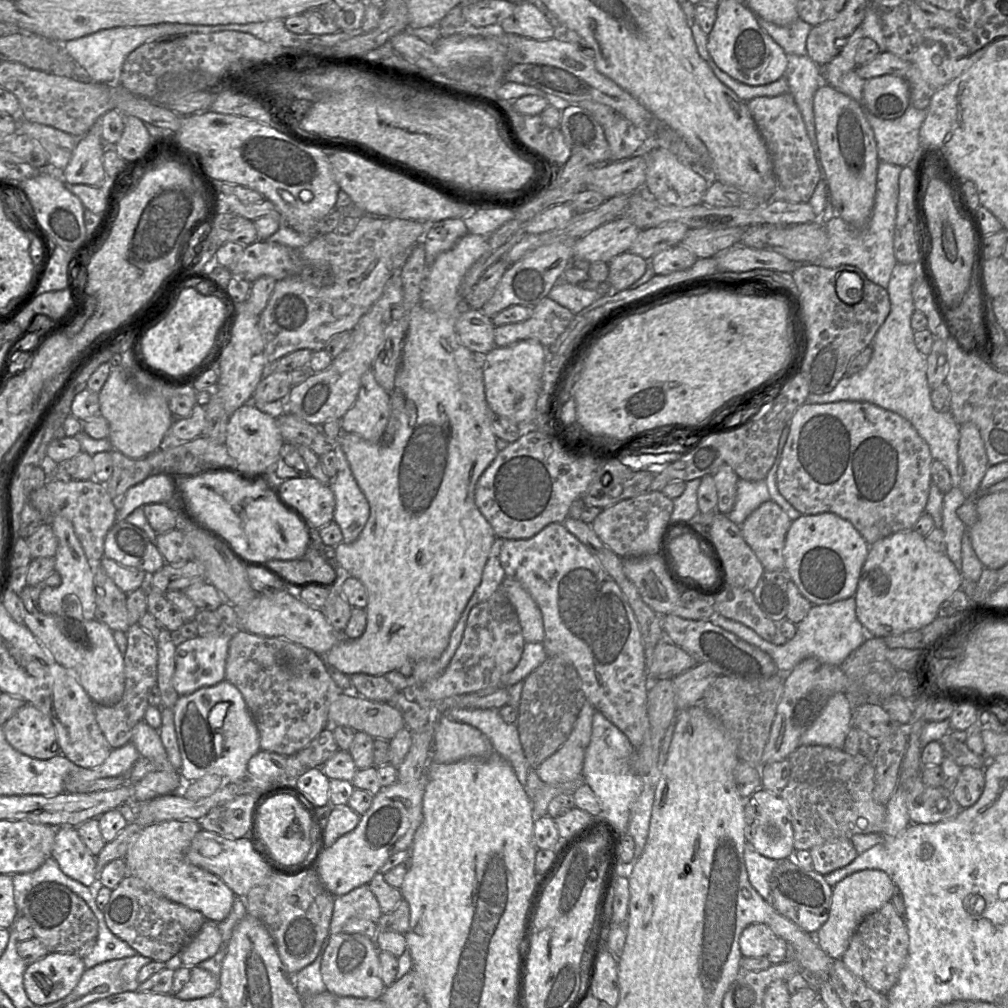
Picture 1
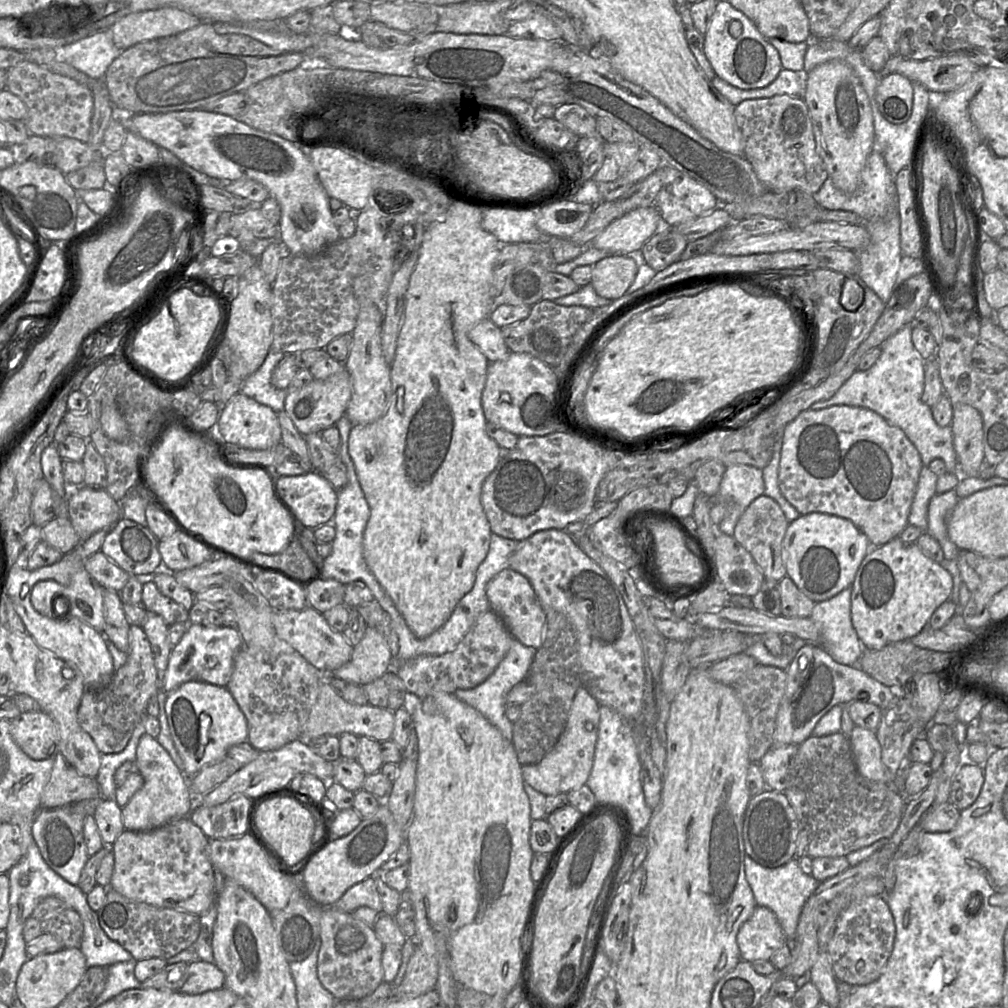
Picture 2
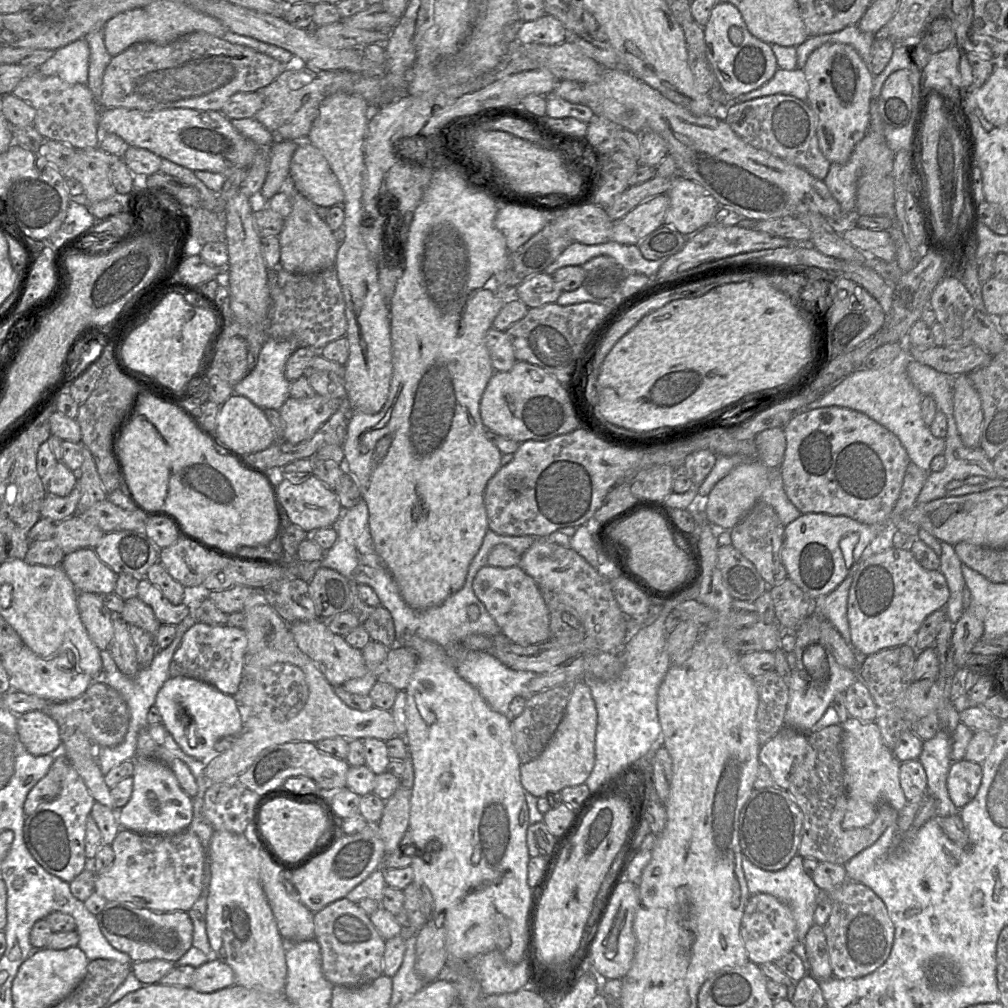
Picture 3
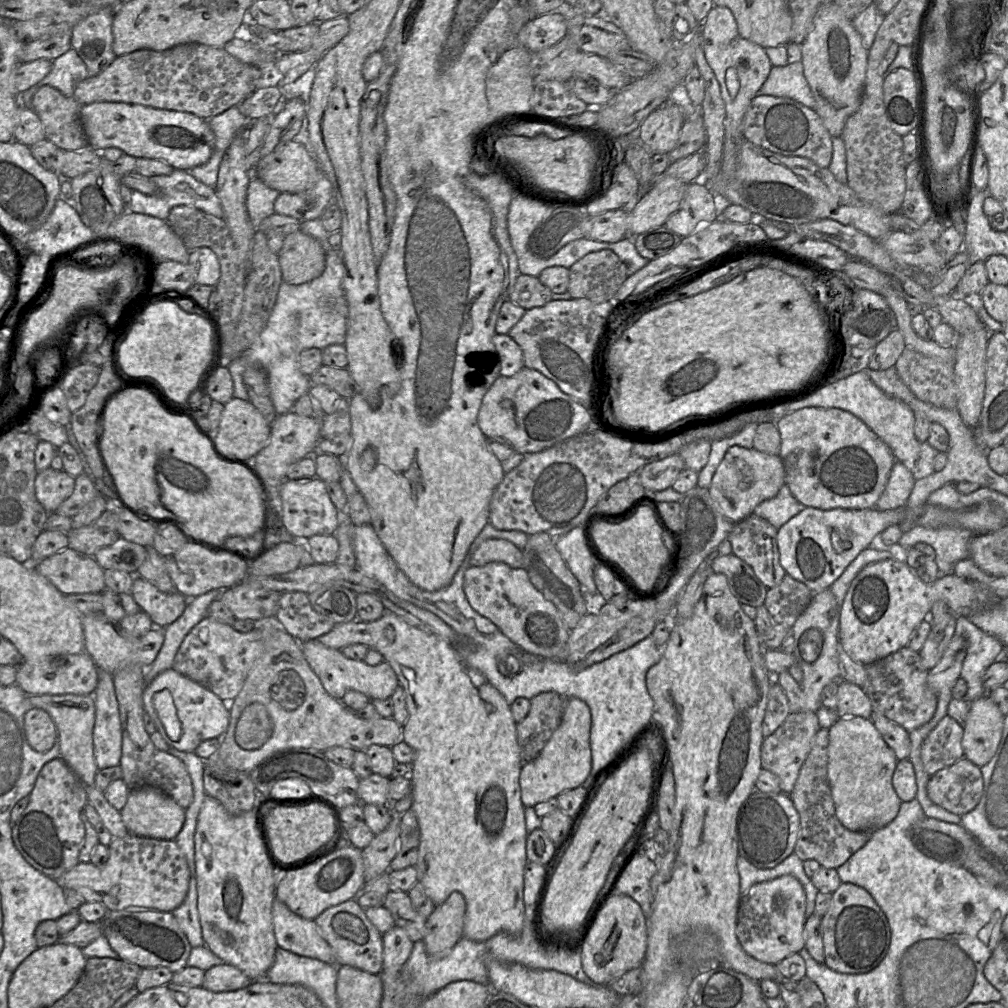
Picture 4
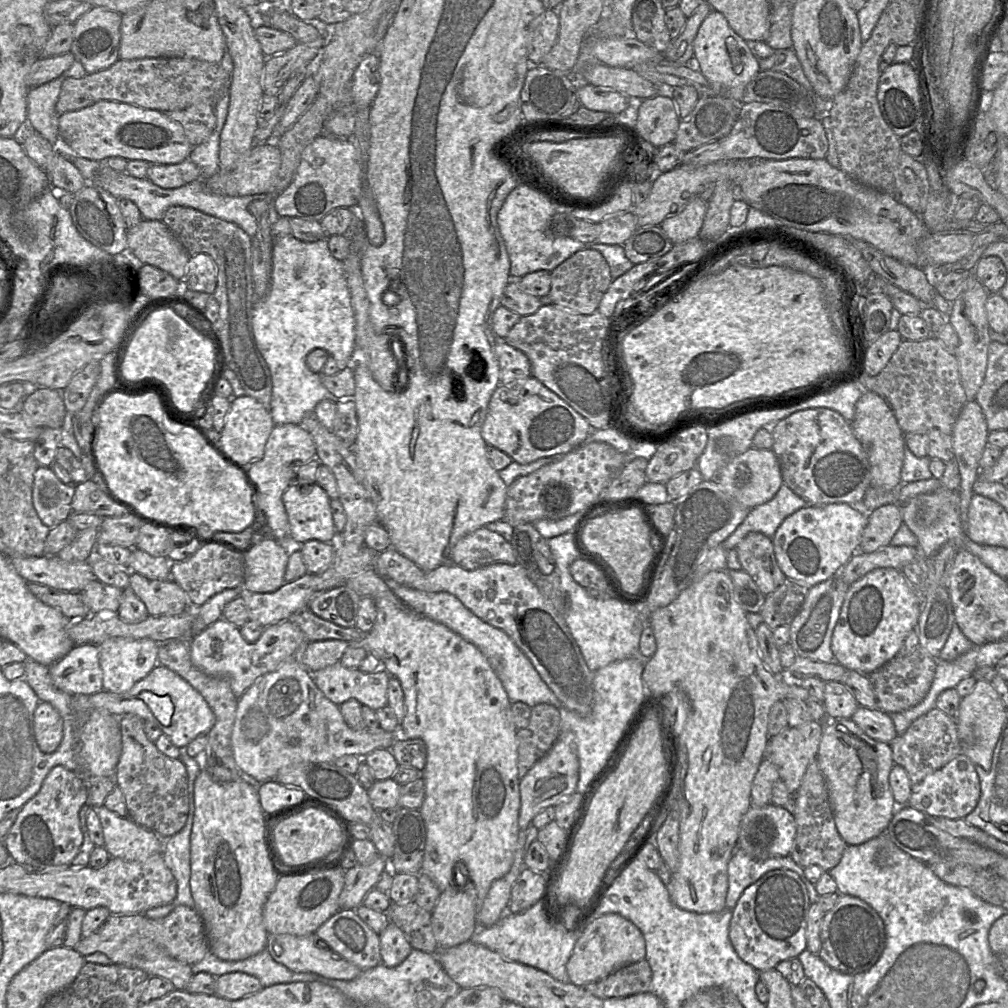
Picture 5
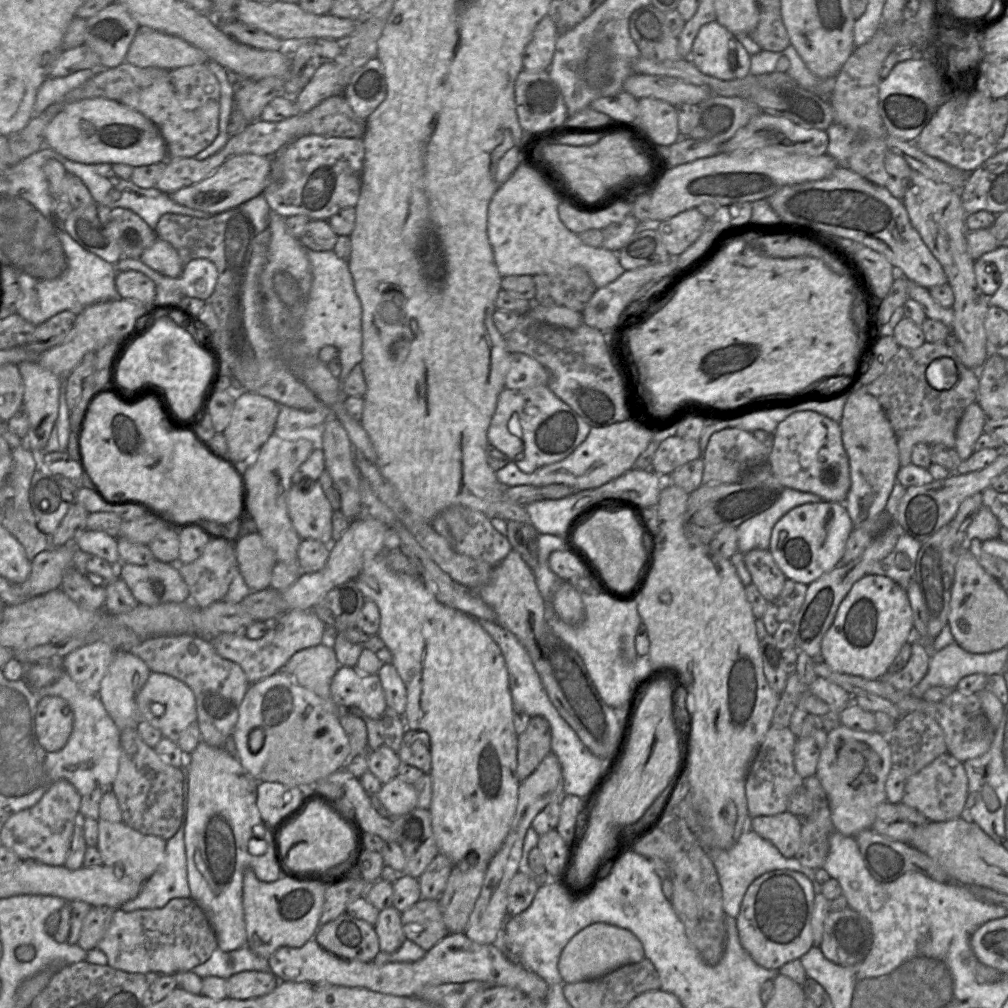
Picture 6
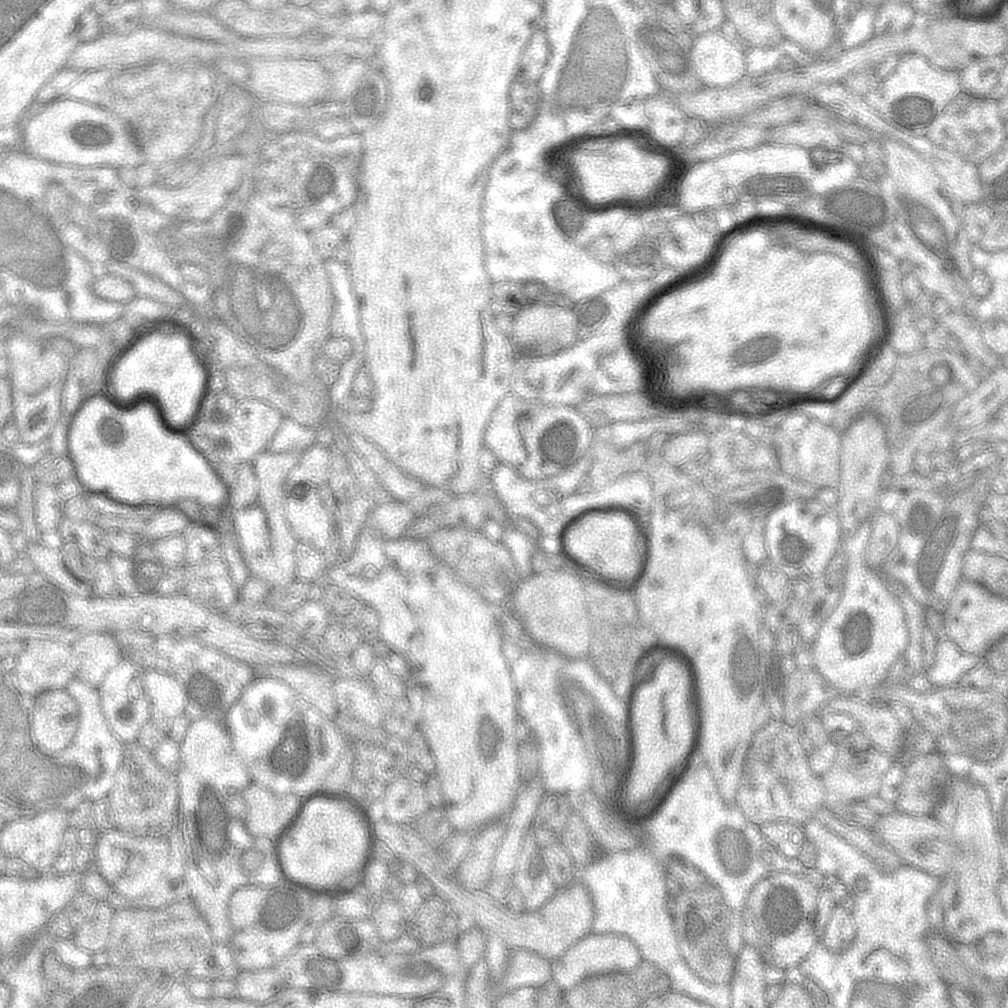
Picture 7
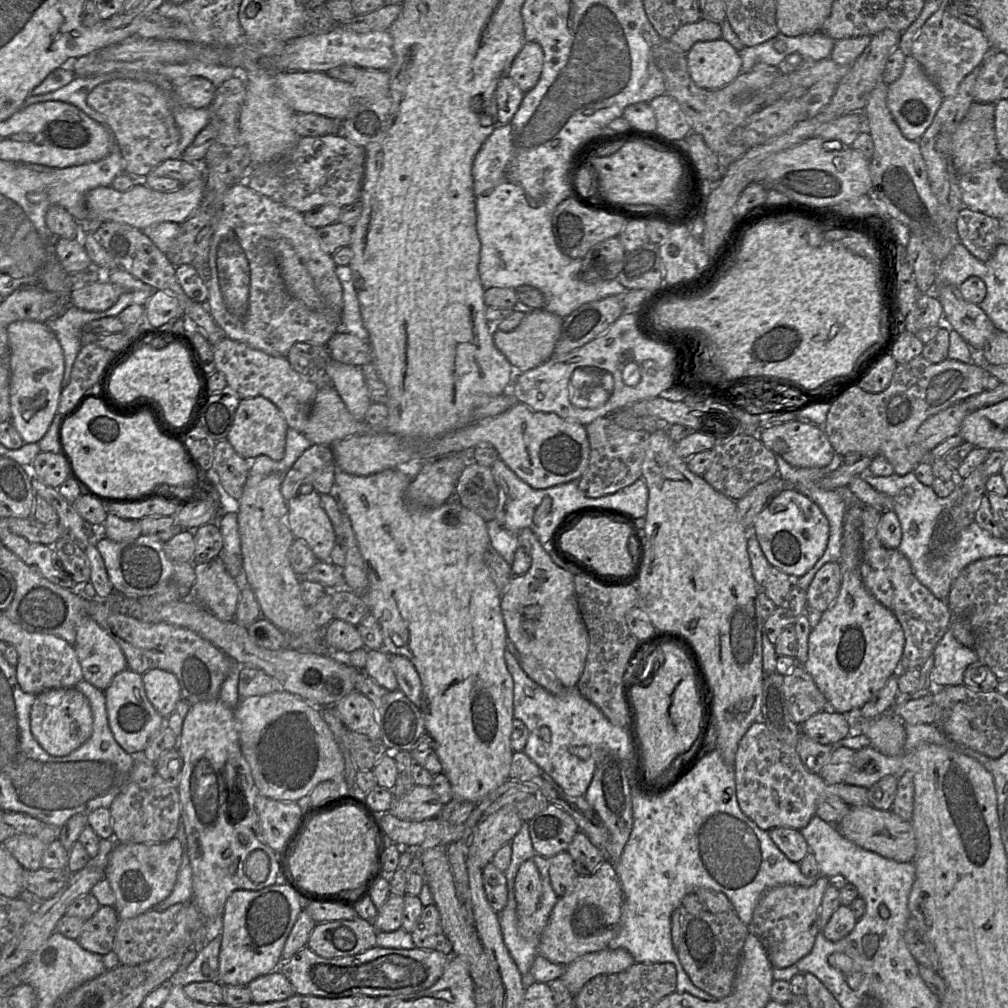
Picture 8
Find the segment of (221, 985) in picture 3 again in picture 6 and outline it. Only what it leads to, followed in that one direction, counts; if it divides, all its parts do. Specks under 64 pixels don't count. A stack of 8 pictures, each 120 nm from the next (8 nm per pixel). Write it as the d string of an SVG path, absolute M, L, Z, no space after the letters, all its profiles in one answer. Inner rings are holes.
M243 971L228 978L226 990L228 998L251 999L272 992L279 980L272 974L259 971Z

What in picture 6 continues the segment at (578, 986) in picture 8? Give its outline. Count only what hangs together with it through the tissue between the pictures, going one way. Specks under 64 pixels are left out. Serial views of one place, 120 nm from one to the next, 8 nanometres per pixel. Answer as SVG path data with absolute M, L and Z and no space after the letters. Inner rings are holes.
M594 923L573 936L563 948L558 970L563 984L572 984L600 978L624 965L640 962L645 958L640 940L631 931L611 924Z

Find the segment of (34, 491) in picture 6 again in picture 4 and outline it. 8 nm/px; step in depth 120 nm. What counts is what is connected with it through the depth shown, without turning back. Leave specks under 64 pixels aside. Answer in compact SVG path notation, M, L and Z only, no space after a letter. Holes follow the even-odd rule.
M50 467L37 473L35 496L48 513L55 513L60 504L73 492L75 477L64 470Z

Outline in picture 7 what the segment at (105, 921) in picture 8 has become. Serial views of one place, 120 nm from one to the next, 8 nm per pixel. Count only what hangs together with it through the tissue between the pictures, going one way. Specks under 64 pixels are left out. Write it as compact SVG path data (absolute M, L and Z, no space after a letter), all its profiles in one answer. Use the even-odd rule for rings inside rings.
M98 901L92 914L76 929L73 936L75 944L91 954L106 950L114 913L108 901Z

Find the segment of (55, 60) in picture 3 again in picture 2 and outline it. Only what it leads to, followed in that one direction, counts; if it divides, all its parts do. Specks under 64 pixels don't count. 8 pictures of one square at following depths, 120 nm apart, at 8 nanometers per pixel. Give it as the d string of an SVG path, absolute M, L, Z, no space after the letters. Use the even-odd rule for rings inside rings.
M110 28L55 49L58 61L66 62L97 80L103 80L108 67L122 51L125 50L114 45Z

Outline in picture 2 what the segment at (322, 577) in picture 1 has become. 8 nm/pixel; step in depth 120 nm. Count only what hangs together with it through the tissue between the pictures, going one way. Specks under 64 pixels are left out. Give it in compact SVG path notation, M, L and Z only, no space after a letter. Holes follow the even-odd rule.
M296 535L284 551L265 555L267 565L278 567L301 581L321 576L319 568L309 558Z

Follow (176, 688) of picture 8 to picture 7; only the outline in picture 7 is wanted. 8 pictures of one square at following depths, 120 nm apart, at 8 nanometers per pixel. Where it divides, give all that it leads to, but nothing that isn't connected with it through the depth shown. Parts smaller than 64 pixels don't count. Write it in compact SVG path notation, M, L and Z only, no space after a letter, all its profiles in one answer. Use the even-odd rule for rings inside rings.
M144 671L144 684L150 702L150 721L169 737L175 718L186 711L185 691L174 676L161 671Z

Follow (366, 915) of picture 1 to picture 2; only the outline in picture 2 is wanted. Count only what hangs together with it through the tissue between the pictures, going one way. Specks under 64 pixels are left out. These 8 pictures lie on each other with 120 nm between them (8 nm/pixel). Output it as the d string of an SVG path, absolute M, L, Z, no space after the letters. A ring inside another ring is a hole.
M369 877L350 887L331 907L342 912L352 913L362 906L367 906L378 913L383 913L382 902L374 877Z

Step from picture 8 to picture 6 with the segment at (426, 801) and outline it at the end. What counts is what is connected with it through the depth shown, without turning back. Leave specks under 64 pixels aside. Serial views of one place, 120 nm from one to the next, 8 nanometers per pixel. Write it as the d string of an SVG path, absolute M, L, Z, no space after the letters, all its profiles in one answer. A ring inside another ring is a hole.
M398 776L383 784L376 796L392 817L404 815L417 807L417 793L413 784Z

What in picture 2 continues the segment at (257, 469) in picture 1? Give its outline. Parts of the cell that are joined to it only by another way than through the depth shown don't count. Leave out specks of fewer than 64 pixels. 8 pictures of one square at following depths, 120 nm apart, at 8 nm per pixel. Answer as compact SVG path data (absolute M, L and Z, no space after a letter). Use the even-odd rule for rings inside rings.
M239 392L223 406L215 425L215 435L223 442L245 449L267 450L281 443L281 428L277 413Z

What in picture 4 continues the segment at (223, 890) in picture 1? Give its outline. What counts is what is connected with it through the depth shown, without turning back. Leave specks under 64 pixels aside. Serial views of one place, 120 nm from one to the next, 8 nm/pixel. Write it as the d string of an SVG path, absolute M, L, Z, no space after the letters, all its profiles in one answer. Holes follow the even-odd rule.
M128 834L123 838L113 838L109 845L109 859L103 865L90 862L79 862L76 866L56 878L63 889L73 889L83 896L85 902L99 902L109 911L125 910L127 908L148 908L161 912L172 912L186 898L190 870L185 855L175 840L159 840Z

